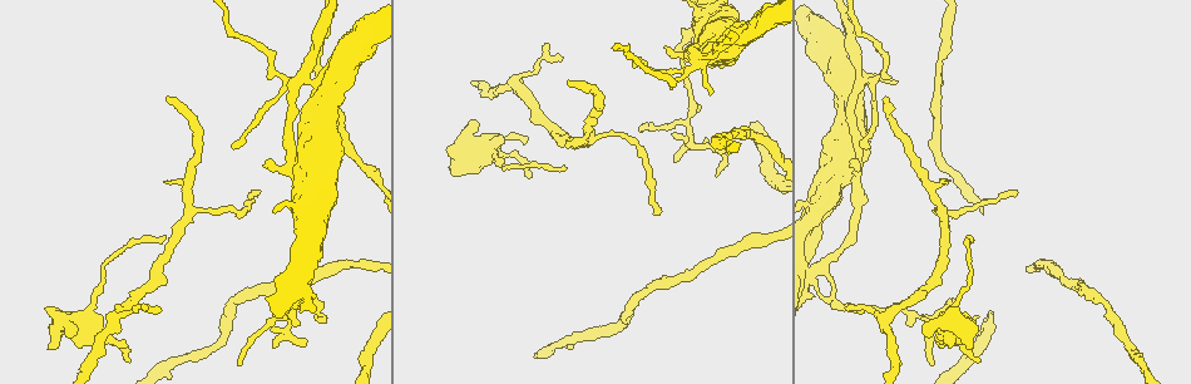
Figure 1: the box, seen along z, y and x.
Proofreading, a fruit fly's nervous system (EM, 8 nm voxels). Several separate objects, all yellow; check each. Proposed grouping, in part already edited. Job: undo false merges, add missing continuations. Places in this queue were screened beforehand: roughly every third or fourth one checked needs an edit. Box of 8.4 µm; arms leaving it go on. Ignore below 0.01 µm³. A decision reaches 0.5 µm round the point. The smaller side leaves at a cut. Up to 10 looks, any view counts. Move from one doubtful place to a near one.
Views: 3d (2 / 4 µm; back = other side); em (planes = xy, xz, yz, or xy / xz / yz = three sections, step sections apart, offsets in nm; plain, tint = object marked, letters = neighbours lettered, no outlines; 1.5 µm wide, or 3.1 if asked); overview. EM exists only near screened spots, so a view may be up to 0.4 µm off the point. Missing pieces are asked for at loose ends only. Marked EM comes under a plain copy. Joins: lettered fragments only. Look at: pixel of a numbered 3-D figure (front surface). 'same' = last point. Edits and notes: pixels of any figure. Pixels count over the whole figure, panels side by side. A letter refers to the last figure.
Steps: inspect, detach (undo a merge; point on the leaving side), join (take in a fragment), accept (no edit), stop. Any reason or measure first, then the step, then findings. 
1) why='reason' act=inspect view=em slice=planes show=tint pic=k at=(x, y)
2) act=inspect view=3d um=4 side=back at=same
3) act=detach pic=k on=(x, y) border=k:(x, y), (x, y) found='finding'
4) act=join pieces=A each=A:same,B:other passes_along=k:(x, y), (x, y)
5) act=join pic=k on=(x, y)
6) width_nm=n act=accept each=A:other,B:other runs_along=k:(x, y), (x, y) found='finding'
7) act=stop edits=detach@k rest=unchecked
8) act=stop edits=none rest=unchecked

why='free end' act=inspect view=em slice=yz step=4 show=letters pic=1 at=(978, 316)

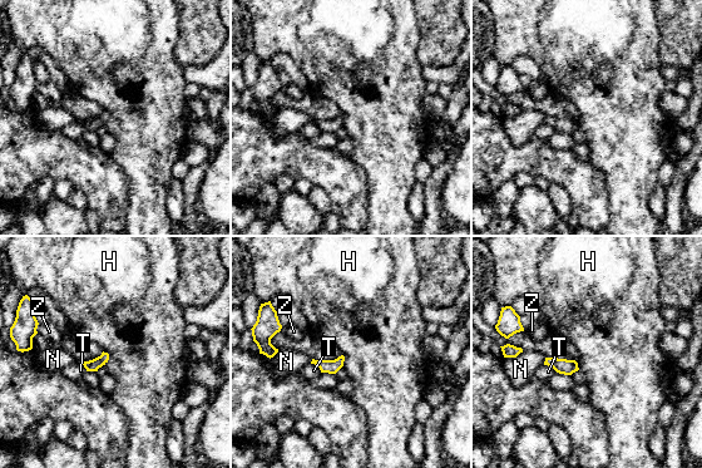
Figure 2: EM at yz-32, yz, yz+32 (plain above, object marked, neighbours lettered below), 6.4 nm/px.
act=accept each=H:other,N:other,T:other,Z:other border=2:(103, 350), (108, 354), (104, 365) found='no lettered fragment goes on from it'

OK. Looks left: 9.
why='branch stops here' act=inspect view=em slice=xz step=4 show=tint pic=1 at=(1017, 191)

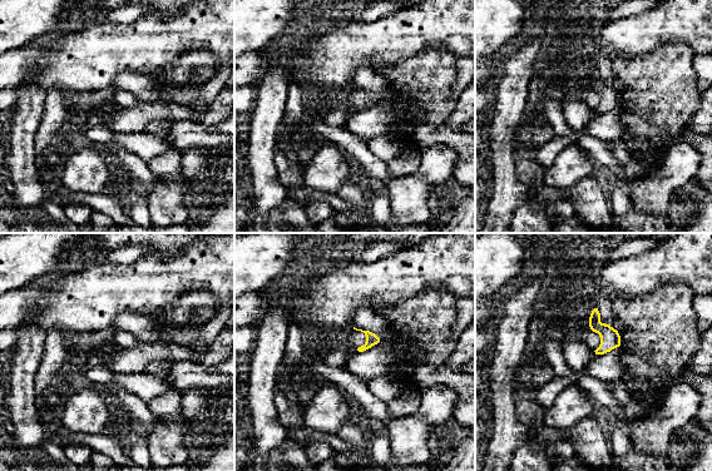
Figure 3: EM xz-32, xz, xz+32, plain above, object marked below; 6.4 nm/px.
why='another direction' act=inspect view=em slice=planes show=letters at=same

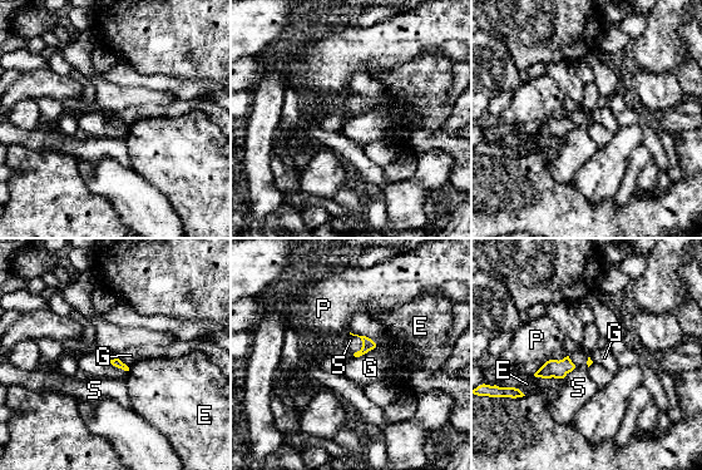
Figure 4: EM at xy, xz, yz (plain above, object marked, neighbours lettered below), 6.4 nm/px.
act=accept each=E:other,G:other,P:other,S:other border=4:(376, 346), (359, 356), (354, 356) found='no lettered fragment goes on from it'

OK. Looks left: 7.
why='free end' act=inspect view=em slice=planes show=letters pic=1 at=(557, 53)

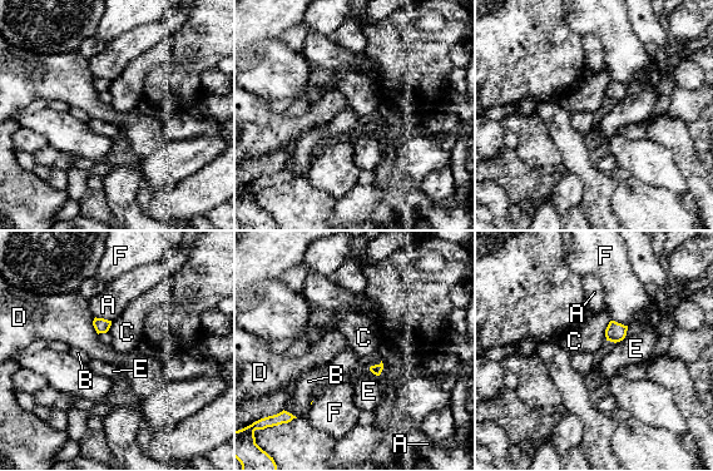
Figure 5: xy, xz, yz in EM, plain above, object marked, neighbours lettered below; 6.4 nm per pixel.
width_nm=70 longest_contact=E:150nm act=accept each=A:other,B:other,C:other,D:other,E:other,F:other found='no lettered fragment goes on from it'

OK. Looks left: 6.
why='free end' act=inspect view=em slice=planes show=letters pic=1 at=(969, 346)

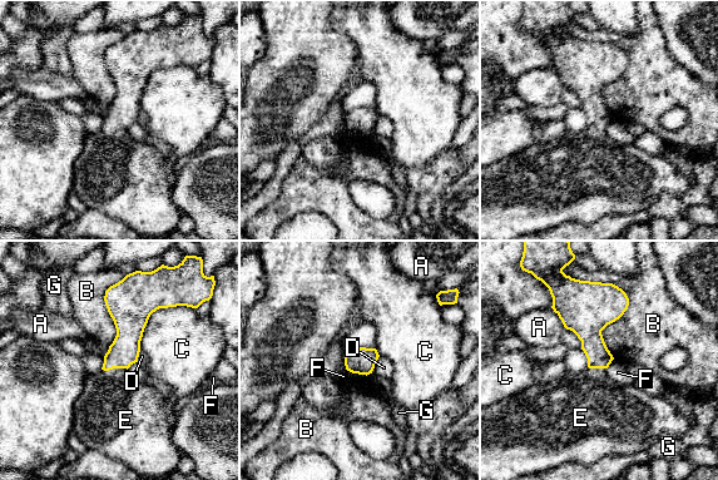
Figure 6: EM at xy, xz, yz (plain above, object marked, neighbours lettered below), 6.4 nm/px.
longest_contact=B:550nm act=join pic=6 on=(112, 406) each=A:other,B:other,C:other,D:other,E:same,F:other,G:other found='it goes on there'

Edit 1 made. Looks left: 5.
act=stop edits=join@6 rest=unchecked

